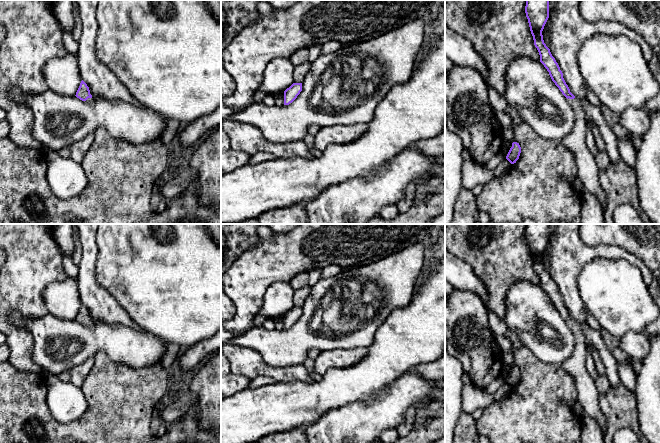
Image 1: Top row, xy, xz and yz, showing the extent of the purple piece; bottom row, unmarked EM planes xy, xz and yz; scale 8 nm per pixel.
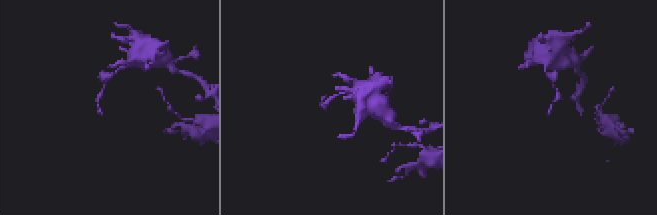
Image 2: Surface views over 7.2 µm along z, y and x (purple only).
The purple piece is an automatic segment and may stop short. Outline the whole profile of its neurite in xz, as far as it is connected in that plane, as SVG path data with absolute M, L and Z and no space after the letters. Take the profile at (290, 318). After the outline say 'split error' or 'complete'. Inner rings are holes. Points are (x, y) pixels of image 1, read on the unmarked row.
M293 307L284 315L284 329L292 327L302 315L302 307Z | complete

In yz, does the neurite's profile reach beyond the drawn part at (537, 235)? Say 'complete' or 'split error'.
split error

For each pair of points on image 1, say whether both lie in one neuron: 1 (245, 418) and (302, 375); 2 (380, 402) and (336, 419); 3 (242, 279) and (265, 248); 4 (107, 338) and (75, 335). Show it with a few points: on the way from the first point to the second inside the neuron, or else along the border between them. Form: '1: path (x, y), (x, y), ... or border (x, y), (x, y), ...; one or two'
1: border (278, 380), (286, 382), (312, 381); two
2: path (369, 413), (363, 419), (347, 419); one
3: path (250, 271), (265, 256); one
4: path (99, 338), (83, 338); one

